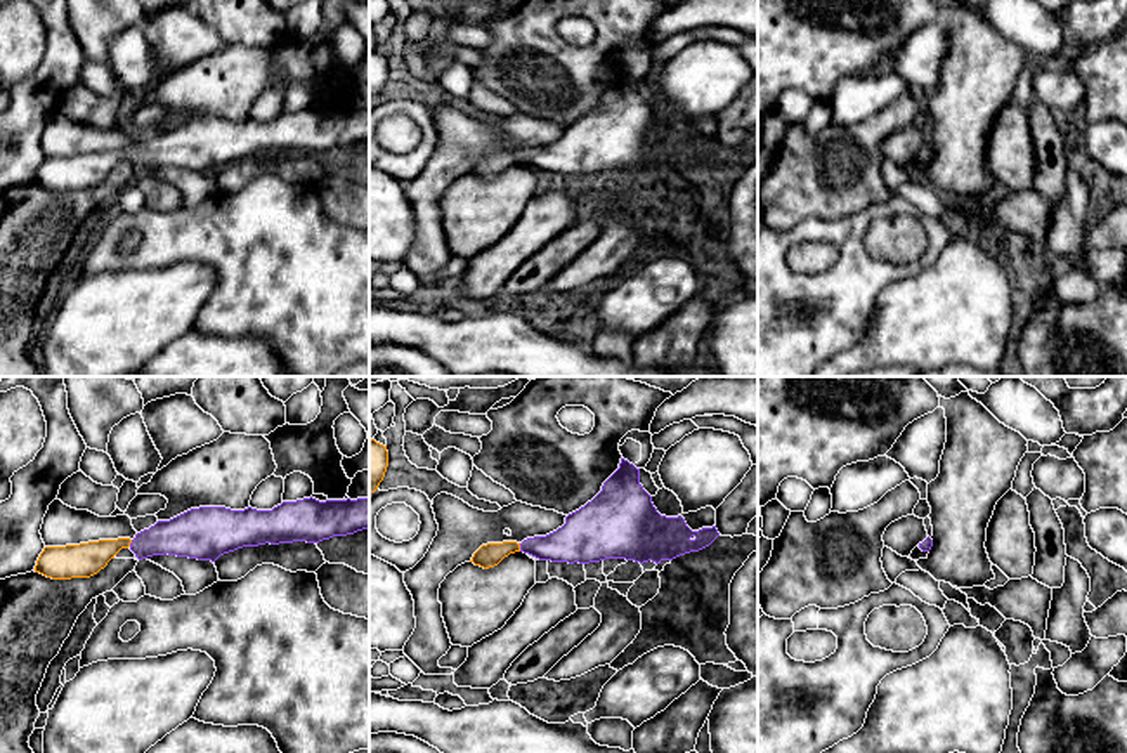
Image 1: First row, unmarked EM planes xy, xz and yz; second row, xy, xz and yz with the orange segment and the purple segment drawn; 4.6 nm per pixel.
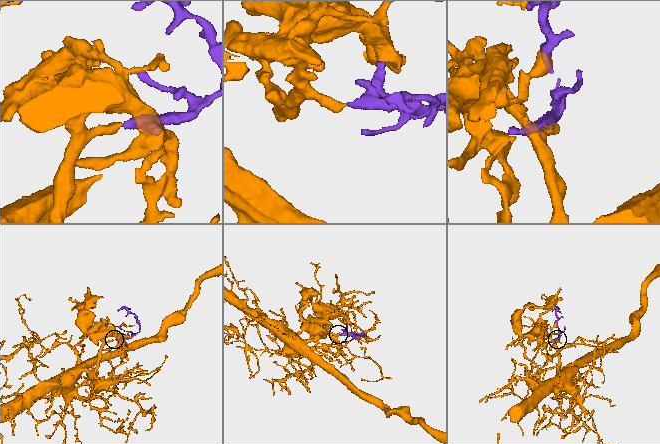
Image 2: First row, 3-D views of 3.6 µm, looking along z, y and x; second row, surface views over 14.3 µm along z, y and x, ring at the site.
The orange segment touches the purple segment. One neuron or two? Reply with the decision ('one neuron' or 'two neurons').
one neuron

